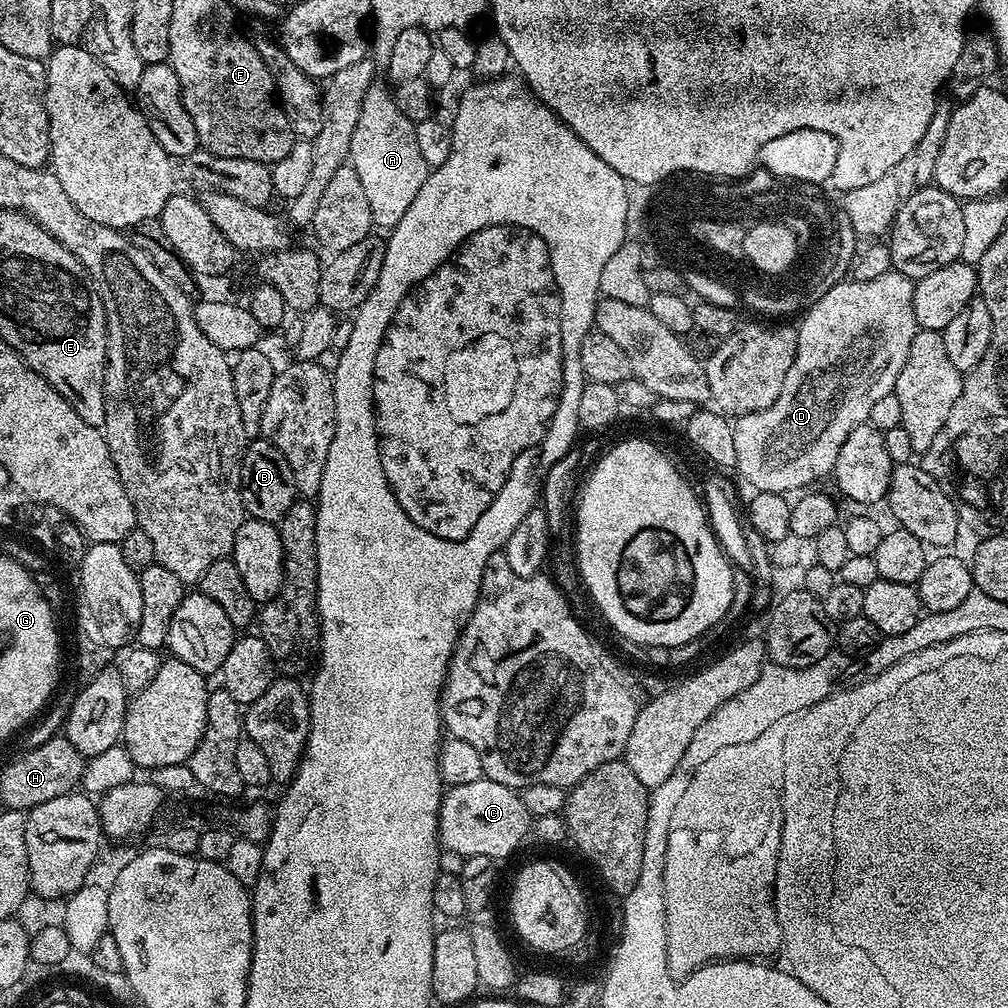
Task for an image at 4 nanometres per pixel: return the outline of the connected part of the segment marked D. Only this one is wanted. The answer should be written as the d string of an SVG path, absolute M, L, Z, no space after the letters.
M890 271L882 274L882 278L874 278L871 282L858 282L851 278L845 278L832 289L827 290L822 298L811 304L811 307L803 313L797 332L797 356L793 365L786 373L786 380L782 384L782 390L772 406L768 409L758 410L756 413L747 413L744 416L735 417L732 429L734 430L734 450L738 454L738 462L735 471L744 475L744 480L758 492L782 492L796 494L807 489L815 480L831 477L832 467L838 458L838 450L842 450L842 442L846 442L846 434L854 430L859 424L868 423L870 409L874 407L886 394L895 392L898 374L902 366L906 366L906 354L910 354L910 342L914 342L914 334L918 331L918 325L914 316L913 281L908 280L898 271Z

